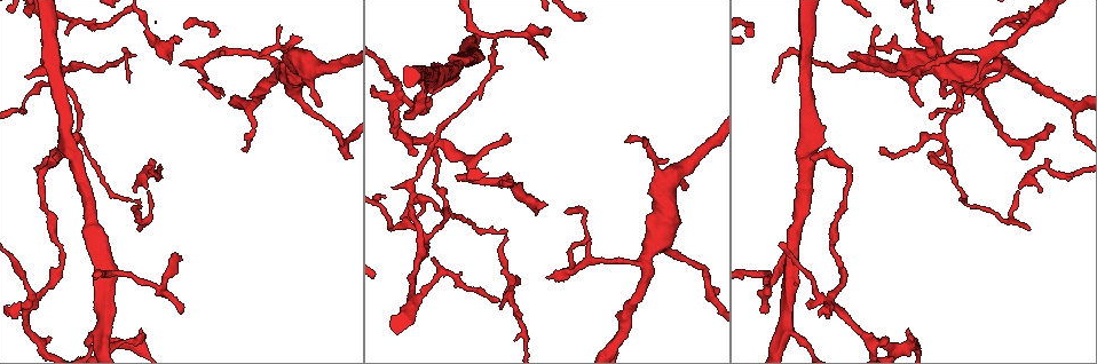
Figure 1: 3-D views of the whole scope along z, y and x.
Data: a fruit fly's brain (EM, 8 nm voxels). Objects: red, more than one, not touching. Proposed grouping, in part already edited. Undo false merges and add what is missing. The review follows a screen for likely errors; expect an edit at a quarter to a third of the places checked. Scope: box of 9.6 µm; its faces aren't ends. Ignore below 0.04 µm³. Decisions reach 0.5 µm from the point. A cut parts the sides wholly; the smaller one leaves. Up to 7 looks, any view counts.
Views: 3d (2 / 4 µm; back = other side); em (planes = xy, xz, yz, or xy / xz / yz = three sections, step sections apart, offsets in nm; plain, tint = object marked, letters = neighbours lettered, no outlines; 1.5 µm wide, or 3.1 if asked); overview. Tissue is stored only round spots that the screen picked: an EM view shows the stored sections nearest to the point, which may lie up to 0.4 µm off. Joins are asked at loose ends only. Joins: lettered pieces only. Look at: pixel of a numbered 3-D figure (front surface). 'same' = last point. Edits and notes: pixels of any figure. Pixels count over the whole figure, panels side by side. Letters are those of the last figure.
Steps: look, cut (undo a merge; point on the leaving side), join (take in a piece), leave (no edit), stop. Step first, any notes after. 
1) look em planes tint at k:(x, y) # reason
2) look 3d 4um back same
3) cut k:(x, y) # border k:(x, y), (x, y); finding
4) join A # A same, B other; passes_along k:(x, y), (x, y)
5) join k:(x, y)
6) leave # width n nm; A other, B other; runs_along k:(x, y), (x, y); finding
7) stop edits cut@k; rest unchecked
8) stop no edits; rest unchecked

look em planes letters at 1:(180, 65) # thin end

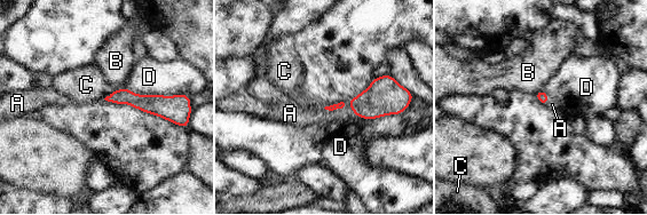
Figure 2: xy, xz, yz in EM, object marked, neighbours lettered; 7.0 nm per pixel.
join A # A same, B other, C other, D other; passes_along 2:(341, 104), (333, 109), (299, 117); it goes on there

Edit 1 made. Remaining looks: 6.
look overview

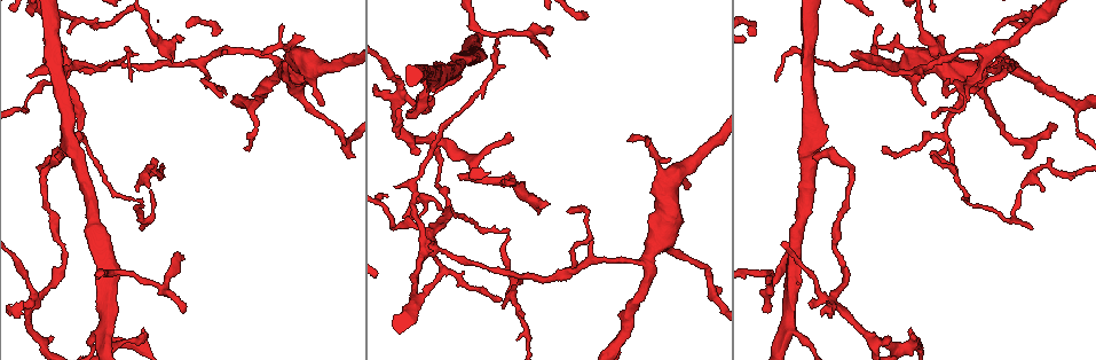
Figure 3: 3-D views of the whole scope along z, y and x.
look em planes letters at 3:(321, 103) # tapers out

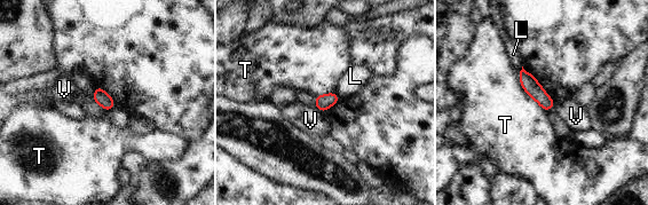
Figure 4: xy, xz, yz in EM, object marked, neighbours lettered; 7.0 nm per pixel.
leave # L other, T other, V other; border 4:(518, 77), (521, 87), (545, 111); none of them fits

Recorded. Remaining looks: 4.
look em planes plain at 3:(877, 54) # free end

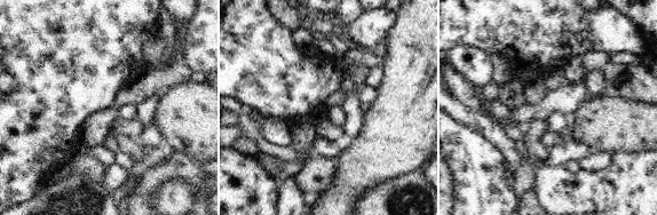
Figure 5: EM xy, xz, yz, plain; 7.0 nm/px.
look em planes letters same # what lies round it

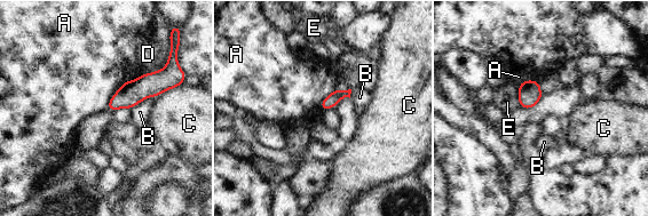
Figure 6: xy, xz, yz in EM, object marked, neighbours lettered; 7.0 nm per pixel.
leave # A other, B other, C other, D other, E other; border 6:(125, 80), (107, 108); none of them fits

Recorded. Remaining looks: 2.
stop edits join@2; rest unchecked

